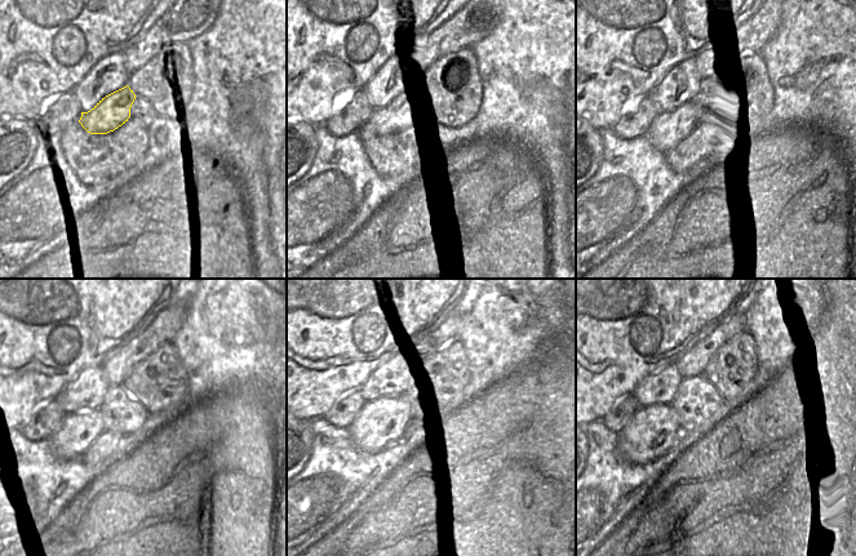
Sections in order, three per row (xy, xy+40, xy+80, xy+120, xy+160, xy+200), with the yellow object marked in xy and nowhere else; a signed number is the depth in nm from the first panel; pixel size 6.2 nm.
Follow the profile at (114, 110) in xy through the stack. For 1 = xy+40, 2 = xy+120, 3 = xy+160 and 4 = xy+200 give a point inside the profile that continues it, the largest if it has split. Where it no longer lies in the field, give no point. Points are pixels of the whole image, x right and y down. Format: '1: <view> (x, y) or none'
1: xy+40 (404, 109)
2: xy+120 (80, 430)
3: xy+160 (380, 422)
4: xy+200 (651, 431)

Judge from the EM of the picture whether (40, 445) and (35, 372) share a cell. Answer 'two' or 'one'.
two

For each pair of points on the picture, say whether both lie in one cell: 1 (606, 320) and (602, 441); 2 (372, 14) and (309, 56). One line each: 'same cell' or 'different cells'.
1: different cells
2: same cell

